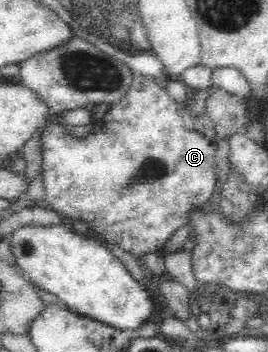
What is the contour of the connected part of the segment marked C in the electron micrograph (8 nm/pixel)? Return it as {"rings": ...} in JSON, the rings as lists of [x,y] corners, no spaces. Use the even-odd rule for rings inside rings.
{"rings":[[[138,74],[133,75],[133,86],[129,91],[129,94],[119,103],[109,107],[107,113],[103,115],[101,119],[97,119],[95,124],[92,124],[93,129],[89,129],[89,133],[85,133],[85,137],[74,137],[65,132],[65,128],[62,127],[62,123],[56,120],[54,123],[50,123],[43,128],[43,185],[44,185],[44,197],[43,204],[47,208],[58,211],[63,217],[71,217],[71,219],[79,219],[83,223],[87,223],[90,229],[97,232],[104,239],[107,239],[112,244],[118,245],[121,249],[125,249],[133,255],[138,261],[143,271],[145,272],[145,280],[153,281],[155,275],[145,266],[145,257],[149,253],[161,253],[163,252],[163,245],[173,237],[173,233],[177,229],[181,229],[184,225],[188,225],[191,221],[191,215],[195,209],[199,209],[204,204],[209,202],[209,199],[213,197],[213,191],[215,187],[219,186],[218,177],[216,175],[215,164],[215,150],[217,149],[217,143],[211,139],[206,138],[199,131],[195,130],[193,126],[194,119],[189,115],[188,110],[179,108],[177,104],[173,104],[173,100],[167,96],[165,92],[165,85],[160,86],[153,79],[146,79]]]}

